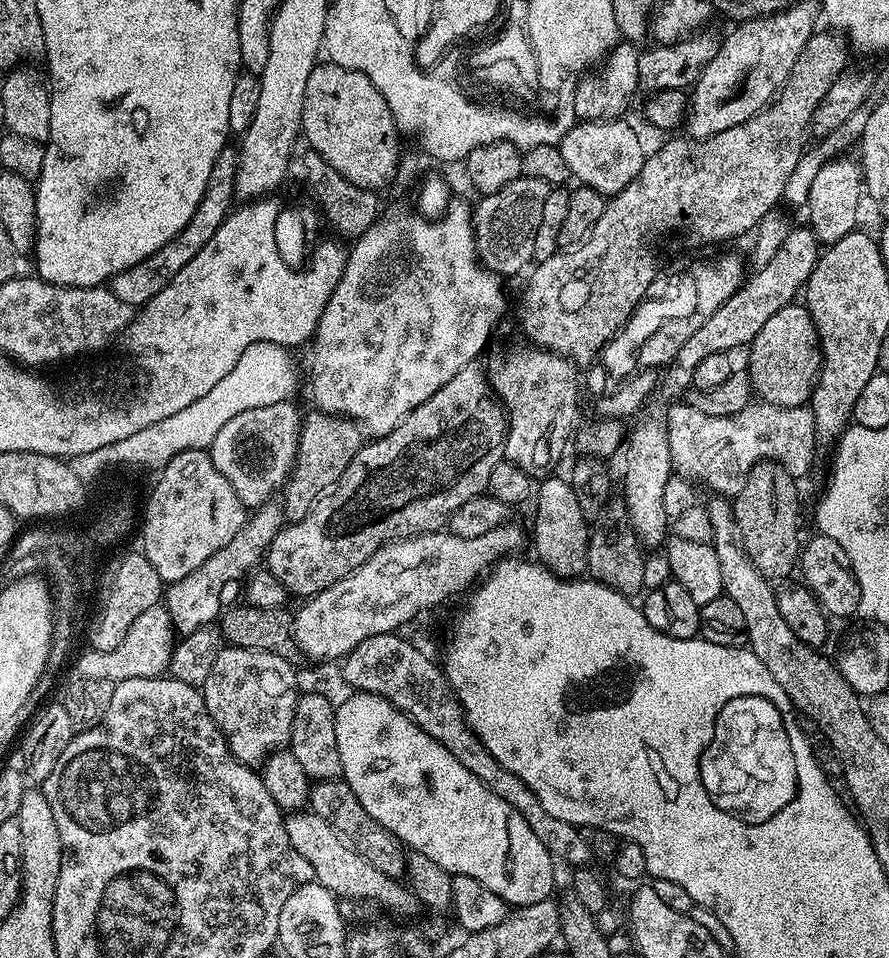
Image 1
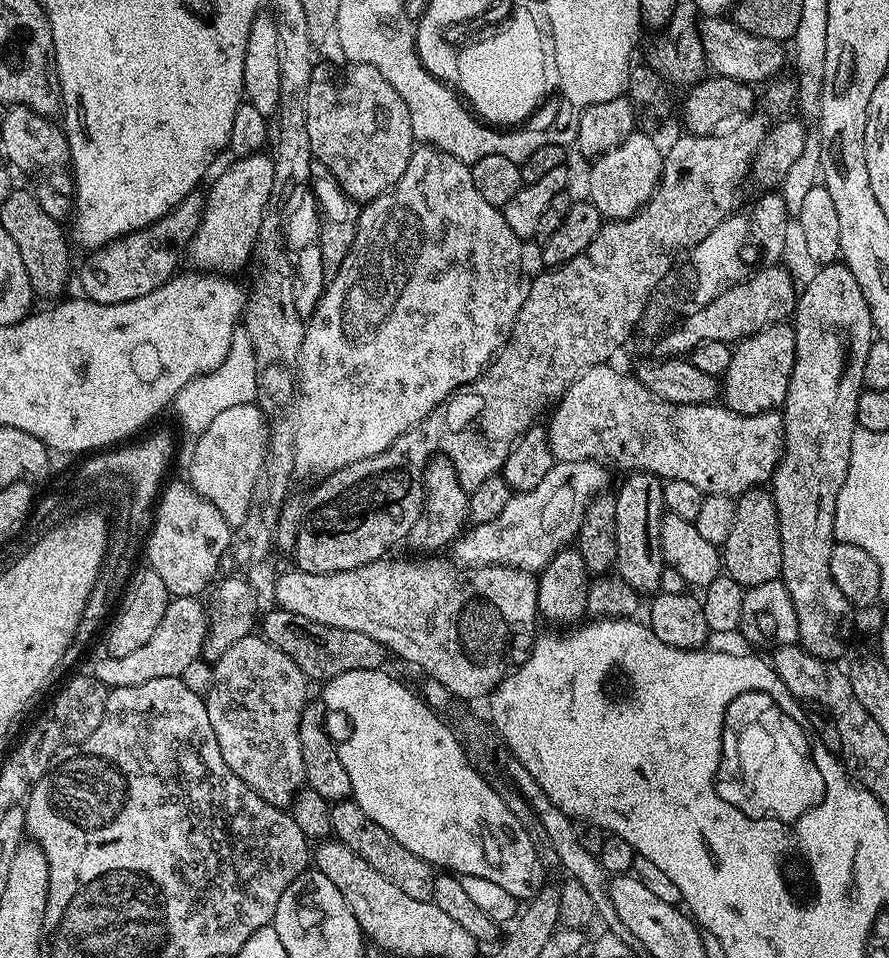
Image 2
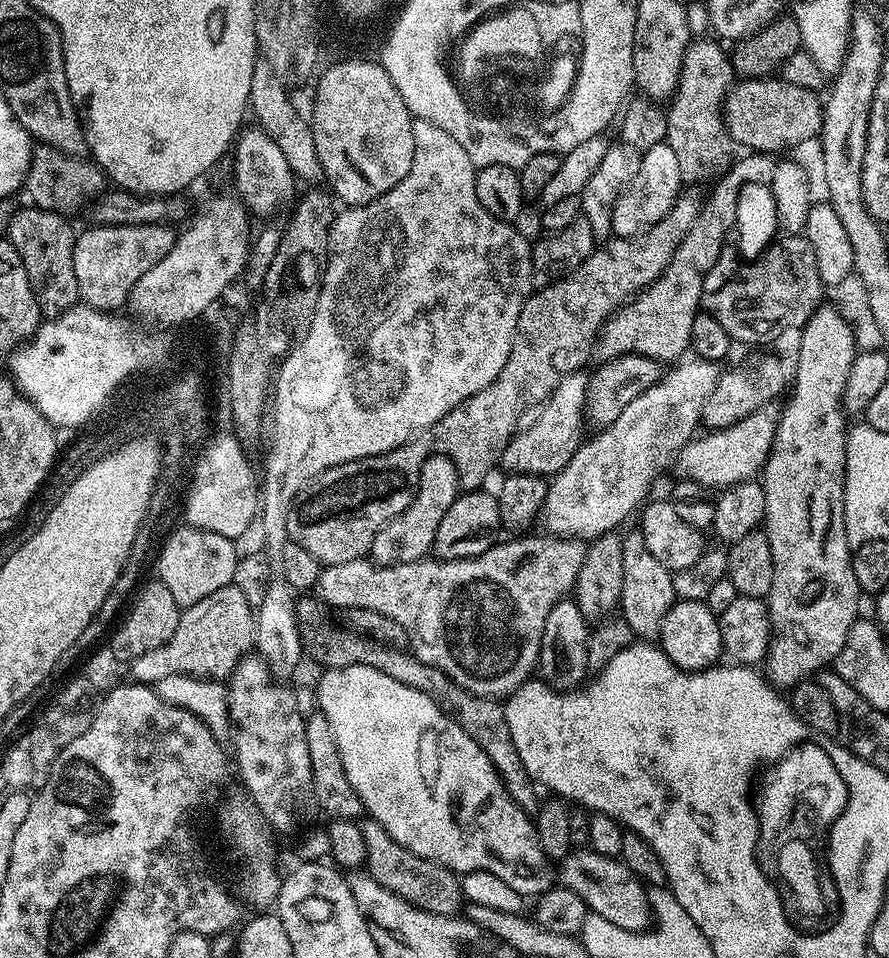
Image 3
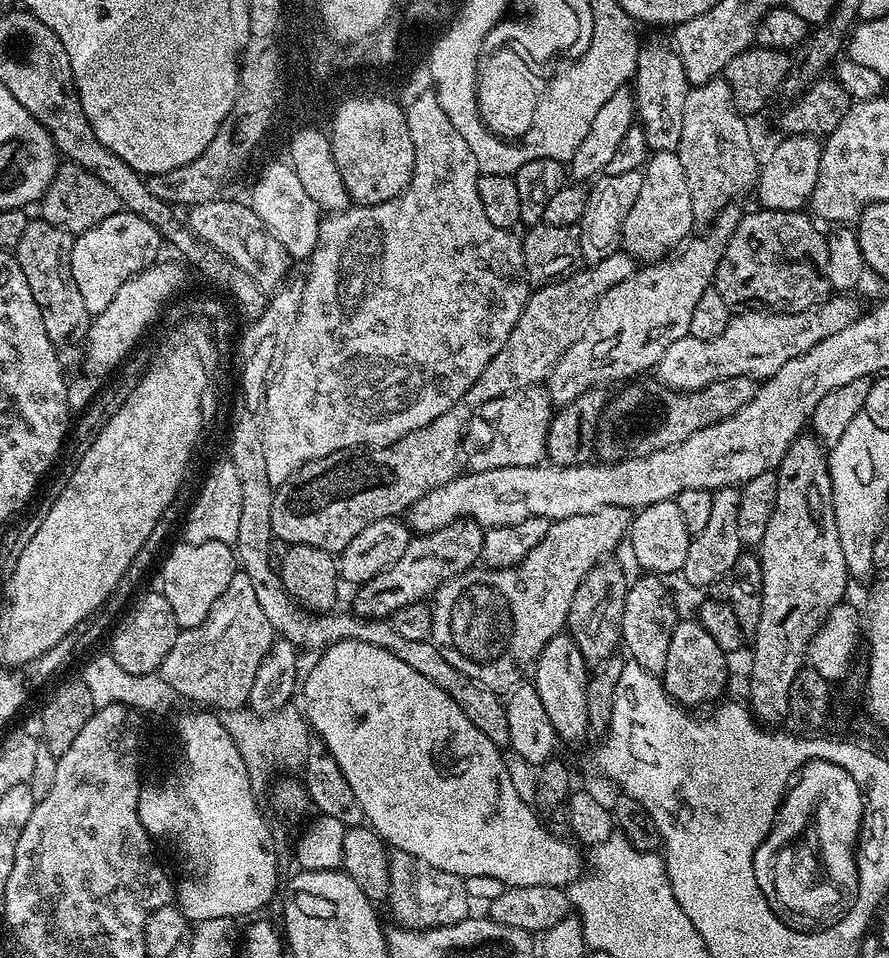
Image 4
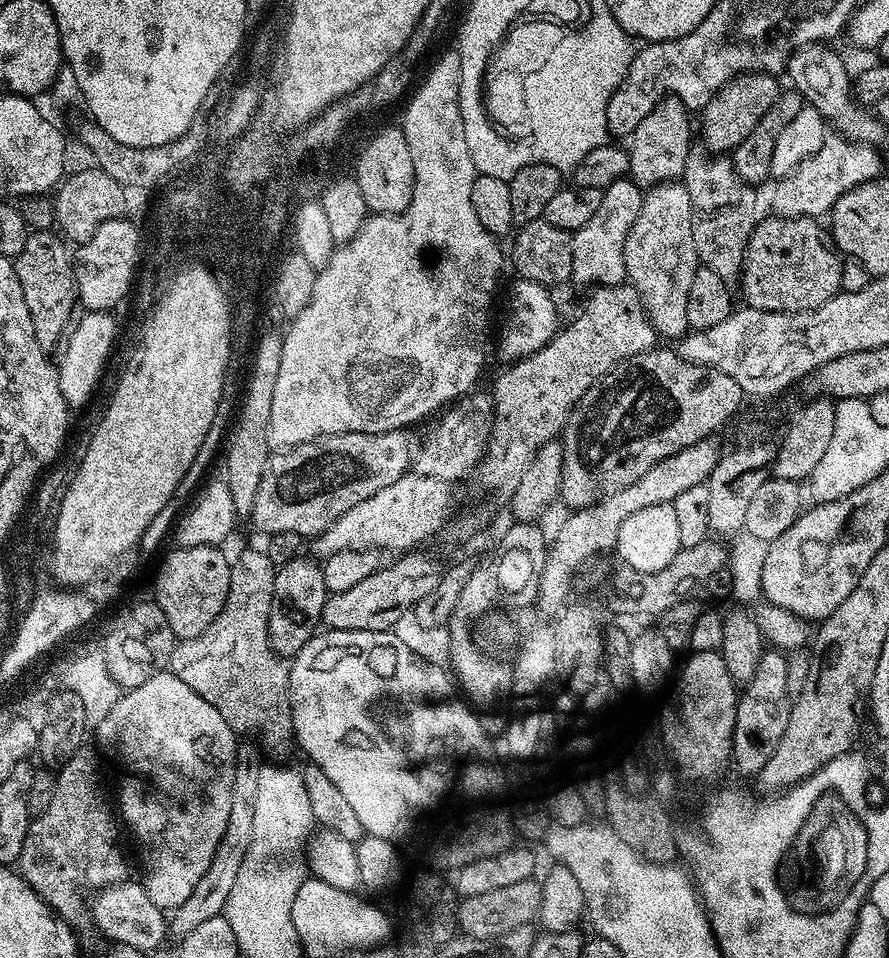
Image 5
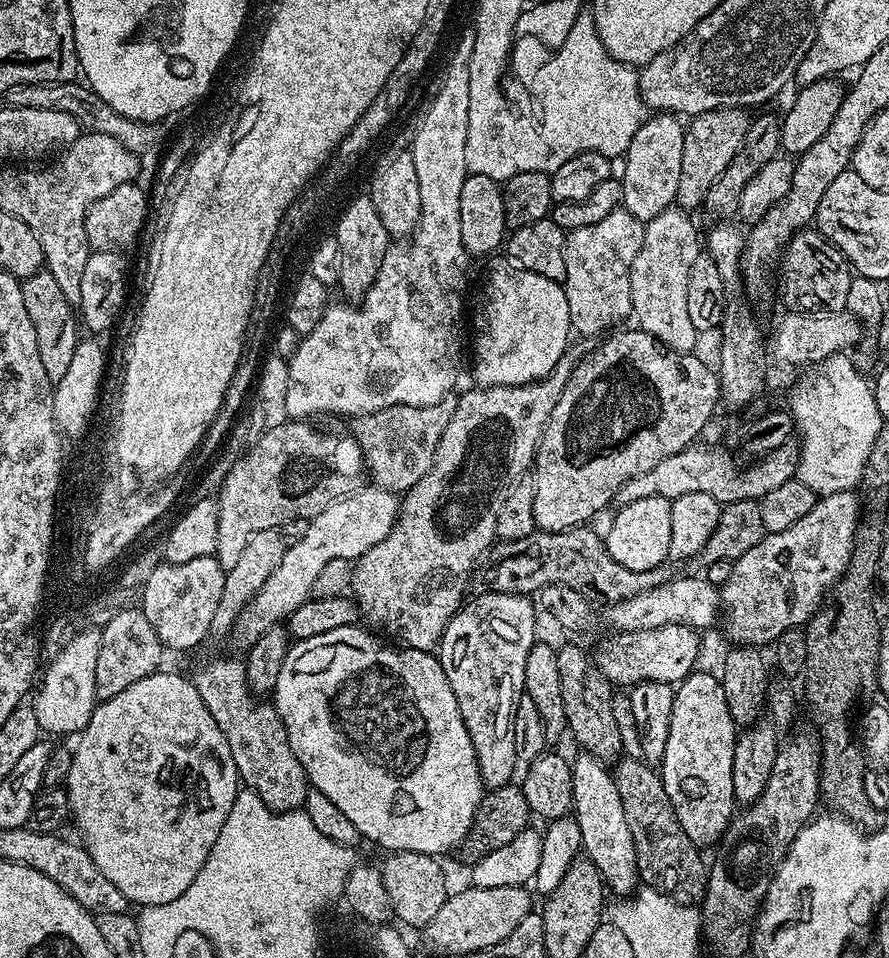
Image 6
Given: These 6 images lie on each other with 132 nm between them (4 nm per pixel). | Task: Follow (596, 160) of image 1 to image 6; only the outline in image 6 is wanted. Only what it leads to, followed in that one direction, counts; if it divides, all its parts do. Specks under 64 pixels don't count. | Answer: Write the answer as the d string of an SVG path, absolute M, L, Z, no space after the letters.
M679 206L662 210L658 218L647 221L644 226L642 250L638 250L638 258L630 266L630 298L632 299L632 316L640 331L649 332L658 338L667 348L681 354L688 354L698 339L694 322L690 322L690 313L686 306L686 286L690 286L690 266L694 266L694 258L702 254L702 236L696 233L687 211Z

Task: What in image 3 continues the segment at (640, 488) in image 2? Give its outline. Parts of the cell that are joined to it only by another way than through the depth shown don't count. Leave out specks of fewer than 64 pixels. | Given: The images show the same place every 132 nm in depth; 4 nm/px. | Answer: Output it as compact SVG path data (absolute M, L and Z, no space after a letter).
M632 530L629 536L623 537L622 546L622 594L620 595L619 611L630 622L630 630L633 637L644 642L652 642L657 639L662 630L662 618L678 597L674 590L674 576L668 571L654 554L646 546L646 538L639 530Z

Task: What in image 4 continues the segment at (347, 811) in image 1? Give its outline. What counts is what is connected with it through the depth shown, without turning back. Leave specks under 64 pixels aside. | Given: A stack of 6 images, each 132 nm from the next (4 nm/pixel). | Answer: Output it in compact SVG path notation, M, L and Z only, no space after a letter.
M393 851L388 858L390 866L390 890L387 907L392 907L392 916L402 928L441 928L457 924L469 919L470 901L466 894L463 876L446 874L446 870L438 870L438 866L430 866L430 862L422 862L422 858L414 858L414 854Z

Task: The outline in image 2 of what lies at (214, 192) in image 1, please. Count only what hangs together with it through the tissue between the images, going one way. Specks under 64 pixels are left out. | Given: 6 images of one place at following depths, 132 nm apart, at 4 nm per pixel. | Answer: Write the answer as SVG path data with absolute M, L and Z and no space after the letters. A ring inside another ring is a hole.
M203 191L191 192L173 212L167 212L158 222L148 228L122 236L105 248L95 249L84 265L79 265L78 280L87 299L99 304L117 304L130 302L134 298L152 296L159 293L160 287L172 276L177 275L181 267L180 259L185 259L188 247L196 236L204 213ZM177 267L177 268L176 268Z

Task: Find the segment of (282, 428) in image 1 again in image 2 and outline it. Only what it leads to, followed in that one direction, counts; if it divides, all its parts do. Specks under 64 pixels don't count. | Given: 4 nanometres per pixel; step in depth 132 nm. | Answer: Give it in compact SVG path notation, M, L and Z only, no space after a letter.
M253 402L222 410L222 414L218 414L218 418L214 418L214 422L195 437L196 449L192 452L187 479L192 489L209 500L230 525L246 522L250 494L254 494L254 482L258 482L268 453L269 431L270 421L264 409Z

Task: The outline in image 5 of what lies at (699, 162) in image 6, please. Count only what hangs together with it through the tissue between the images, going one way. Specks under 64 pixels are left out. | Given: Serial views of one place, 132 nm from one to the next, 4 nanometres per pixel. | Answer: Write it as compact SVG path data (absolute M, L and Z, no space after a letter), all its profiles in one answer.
M744 72L735 76L726 86L722 86L710 98L710 102L702 110L704 116L698 120L698 132L704 135L703 147L712 154L728 154L733 148L758 126L762 114L774 106L774 102L780 97L782 85L777 77L770 72Z

